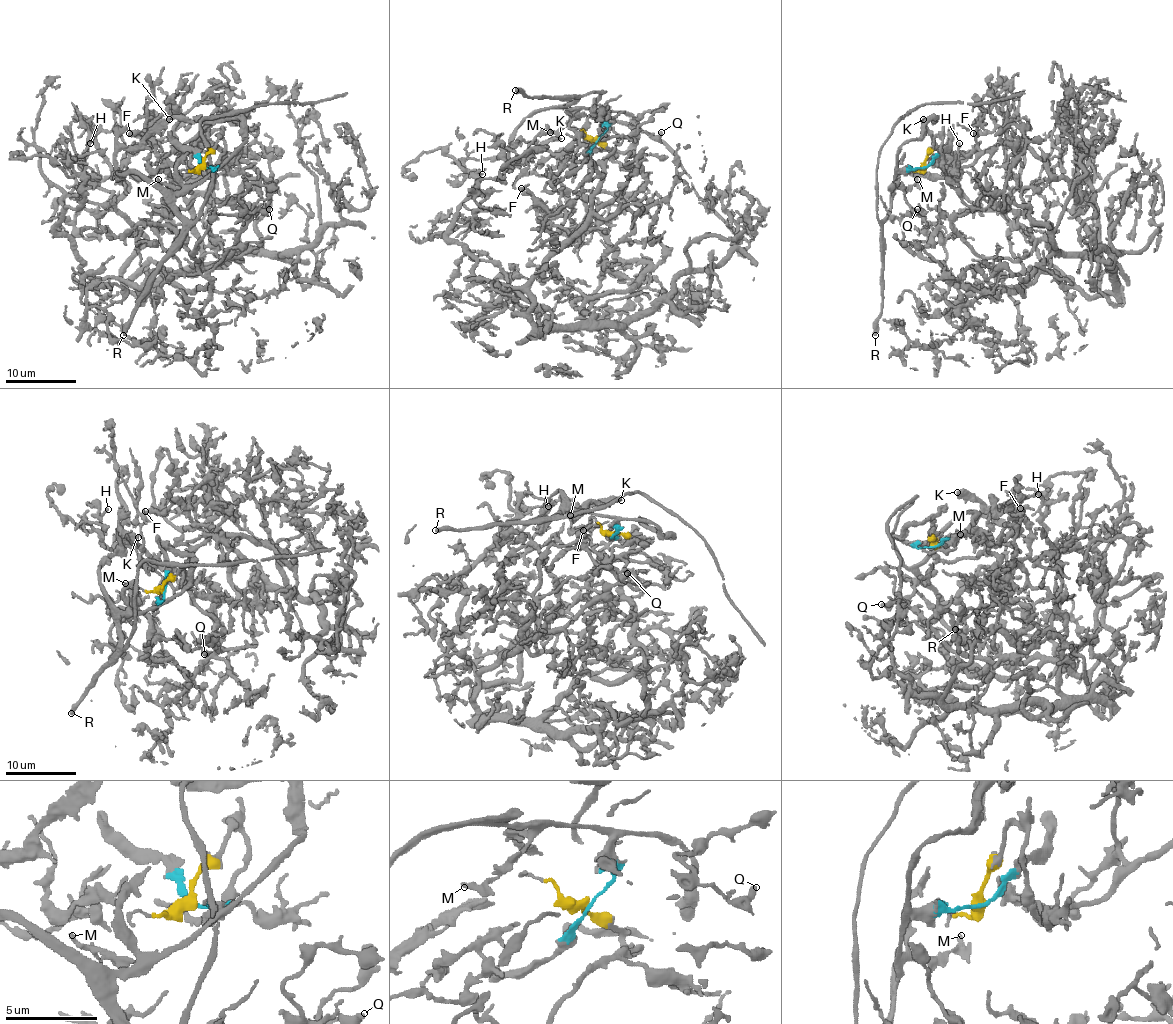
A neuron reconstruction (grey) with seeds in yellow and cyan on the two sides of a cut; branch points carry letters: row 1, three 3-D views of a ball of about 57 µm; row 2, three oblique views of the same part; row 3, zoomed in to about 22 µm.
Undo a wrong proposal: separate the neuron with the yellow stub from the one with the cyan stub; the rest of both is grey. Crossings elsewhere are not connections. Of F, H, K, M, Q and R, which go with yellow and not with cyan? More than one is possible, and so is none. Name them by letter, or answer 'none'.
F, H, Q

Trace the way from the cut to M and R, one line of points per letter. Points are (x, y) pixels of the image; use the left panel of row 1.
M: (205, 166), (213, 169), (196, 184), (173, 189), (157, 178)
R: (205, 166), (213, 169), (175, 198), (182, 243), (154, 277), (124, 335)

